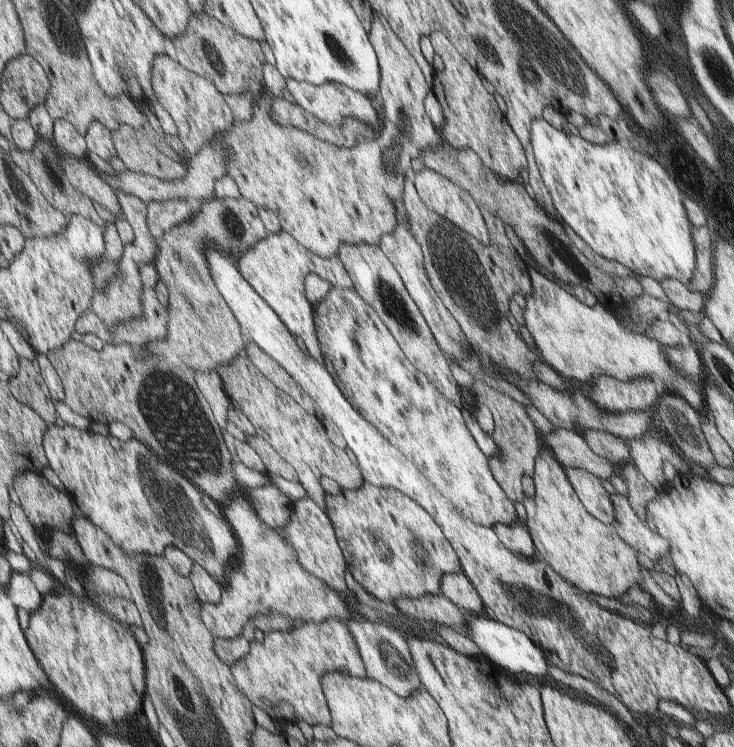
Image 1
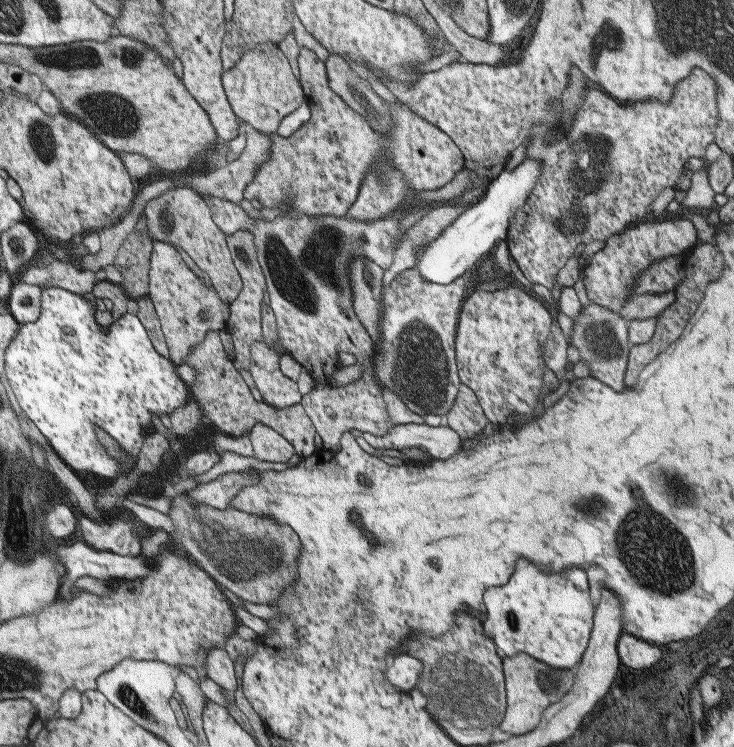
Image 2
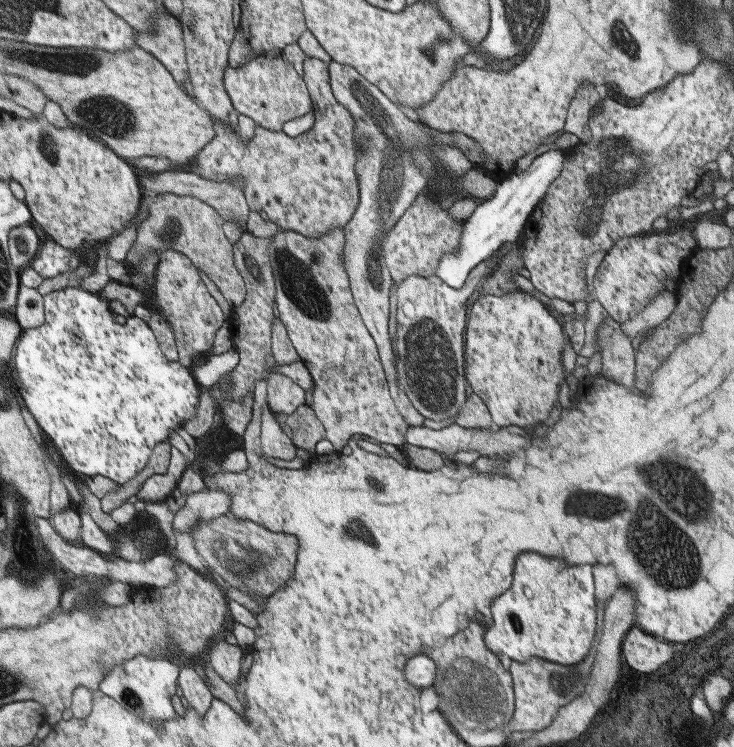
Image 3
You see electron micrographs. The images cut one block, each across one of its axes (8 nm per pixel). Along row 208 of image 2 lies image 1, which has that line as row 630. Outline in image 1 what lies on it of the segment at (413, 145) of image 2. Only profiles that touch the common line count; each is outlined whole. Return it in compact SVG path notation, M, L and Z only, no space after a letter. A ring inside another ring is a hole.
M331 619L323 623L309 622L288 631L264 633L264 642L250 643L250 657L231 667L235 683L254 706L263 708L276 721L298 720L310 726L331 726L332 712L321 685L324 674L346 672L362 678L367 676L364 659L356 640L344 621Z

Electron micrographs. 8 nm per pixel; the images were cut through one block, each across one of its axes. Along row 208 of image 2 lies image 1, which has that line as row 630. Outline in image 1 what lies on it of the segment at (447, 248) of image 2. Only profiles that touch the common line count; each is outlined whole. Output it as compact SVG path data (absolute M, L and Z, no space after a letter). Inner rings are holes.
M466 614L467 628L466 634L472 639L472 642L478 646L481 656L495 662L496 665L502 666L504 670L510 670L516 674L530 674L530 676L546 676L548 673L547 653L544 648L538 647L529 635L524 634L509 627L505 623L497 620L484 618L484 616L469 616Z

